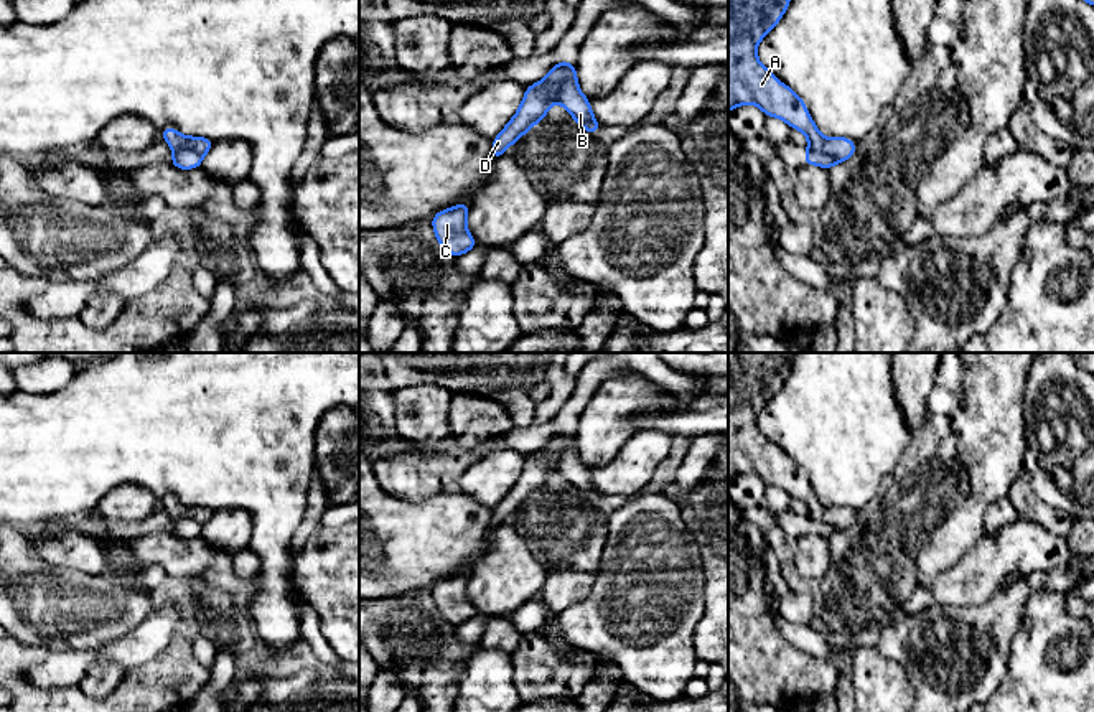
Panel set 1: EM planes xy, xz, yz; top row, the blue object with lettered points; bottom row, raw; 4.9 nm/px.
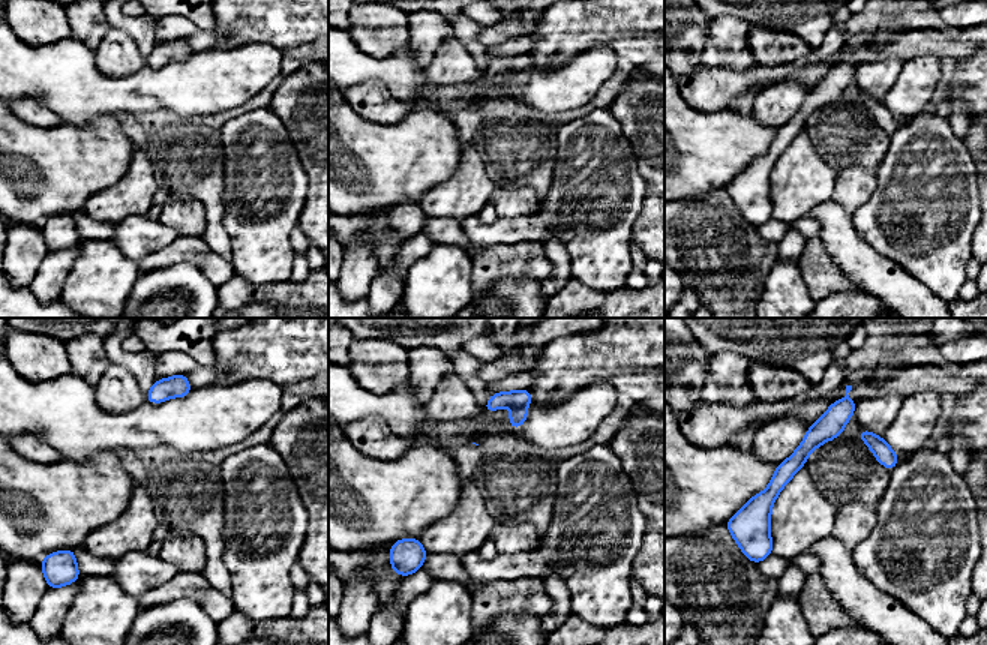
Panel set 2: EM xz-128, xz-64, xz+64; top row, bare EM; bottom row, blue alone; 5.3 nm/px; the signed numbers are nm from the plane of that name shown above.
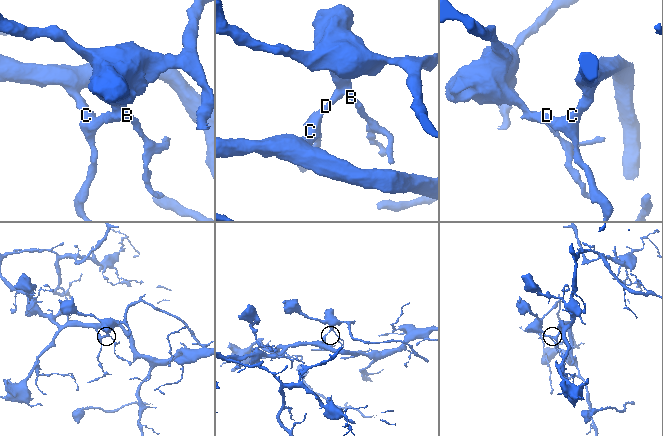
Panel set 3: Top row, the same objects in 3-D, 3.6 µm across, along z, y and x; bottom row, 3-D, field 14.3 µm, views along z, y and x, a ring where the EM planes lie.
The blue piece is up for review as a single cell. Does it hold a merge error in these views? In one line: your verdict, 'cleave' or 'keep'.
cleave

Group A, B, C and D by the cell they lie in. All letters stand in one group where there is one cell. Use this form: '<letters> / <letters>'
A B / C D

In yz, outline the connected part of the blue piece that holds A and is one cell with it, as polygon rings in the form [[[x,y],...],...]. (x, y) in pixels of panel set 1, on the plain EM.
[[[728,353],[728,481],[755,473],[768,486],[804,501],[807,518],[847,531],[857,519],[855,511],[822,506],[802,468],[756,427],[756,414],[783,387],[792,358],[794,353]]]

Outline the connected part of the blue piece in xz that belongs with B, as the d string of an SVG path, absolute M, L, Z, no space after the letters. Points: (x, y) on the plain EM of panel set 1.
M575 435L568 438L565 452L557 463L557 471L588 501L588 506L601 498L601 493L598 493L591 483L590 468L580 461Z

